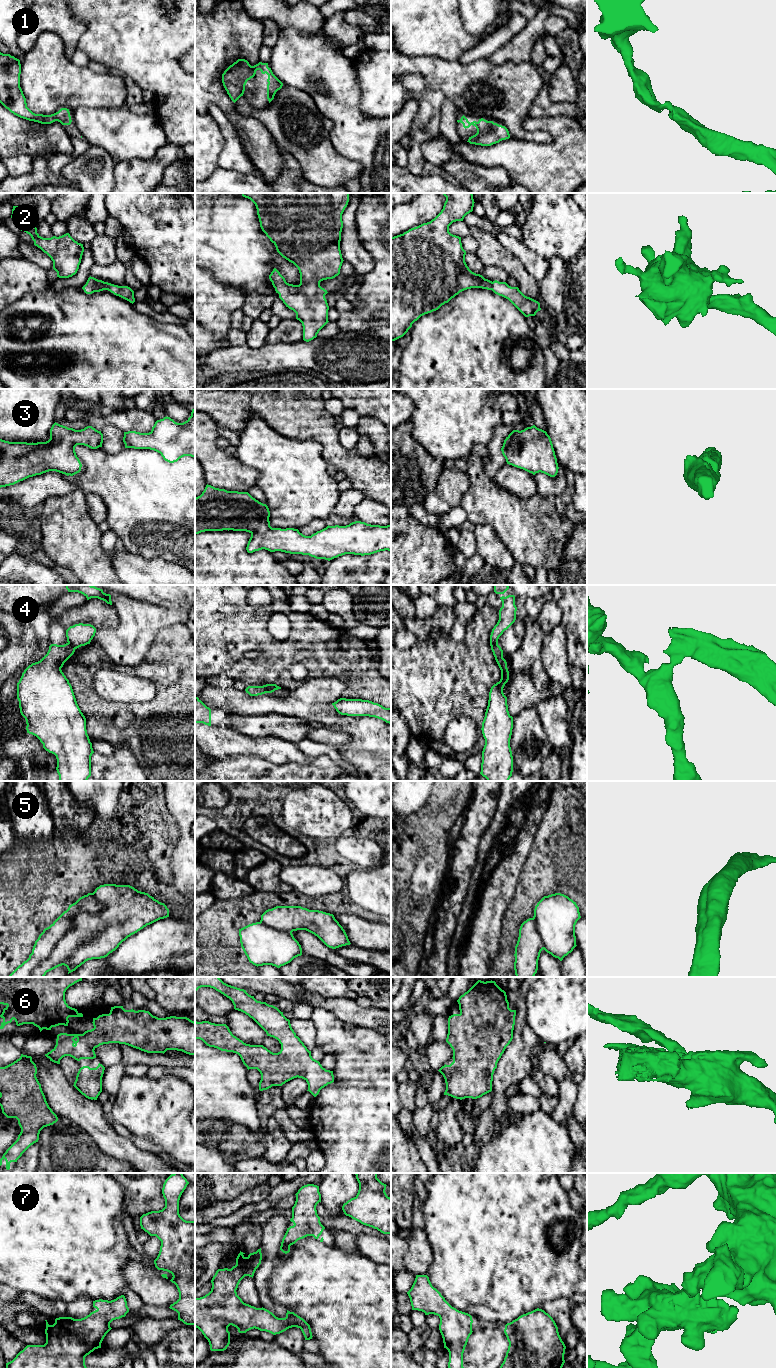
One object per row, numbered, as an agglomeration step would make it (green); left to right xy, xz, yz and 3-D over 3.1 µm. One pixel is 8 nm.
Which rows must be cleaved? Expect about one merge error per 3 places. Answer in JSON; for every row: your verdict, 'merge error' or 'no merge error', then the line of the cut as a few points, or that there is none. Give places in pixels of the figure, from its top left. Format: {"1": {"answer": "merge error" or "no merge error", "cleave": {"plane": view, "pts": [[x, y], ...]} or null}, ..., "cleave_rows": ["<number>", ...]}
{"1": {"answer": "no merge error", "cleave": null}, "2": {"answer": "no merge error", "cleave": null}, "3": {"answer": "no merge error", "cleave": null}, "4": {"answer": "merge error", "cleave": {"plane": "xy", "pts": [[67, 643], [75, 648]]}}, "5": {"answer": "merge error", "cleave": {"plane": "xy", "pts": [[93, 893], [101, 909], [80, 912], [30, 976]]}}, "6": {"answer": "no merge error", "cleave": null}, "7": {"answer": "no merge error", "cleave": null}, "cleave_rows": ["4", "5"]}

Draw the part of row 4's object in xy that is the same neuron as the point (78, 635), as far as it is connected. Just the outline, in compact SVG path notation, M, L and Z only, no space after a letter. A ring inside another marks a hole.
M75 624L66 630L67 642L75 649L90 644L96 628L91 624Z

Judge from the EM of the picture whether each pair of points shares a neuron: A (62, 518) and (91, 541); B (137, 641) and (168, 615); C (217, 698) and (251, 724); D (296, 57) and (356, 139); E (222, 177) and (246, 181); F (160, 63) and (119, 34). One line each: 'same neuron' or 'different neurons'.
A: same neuron
B: same neuron
C: different neurons
D: same neuron
E: same neuron
F: same neuron

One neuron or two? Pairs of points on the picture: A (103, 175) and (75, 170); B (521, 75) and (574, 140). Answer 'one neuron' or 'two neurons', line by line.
A: one neuron
B: two neurons

